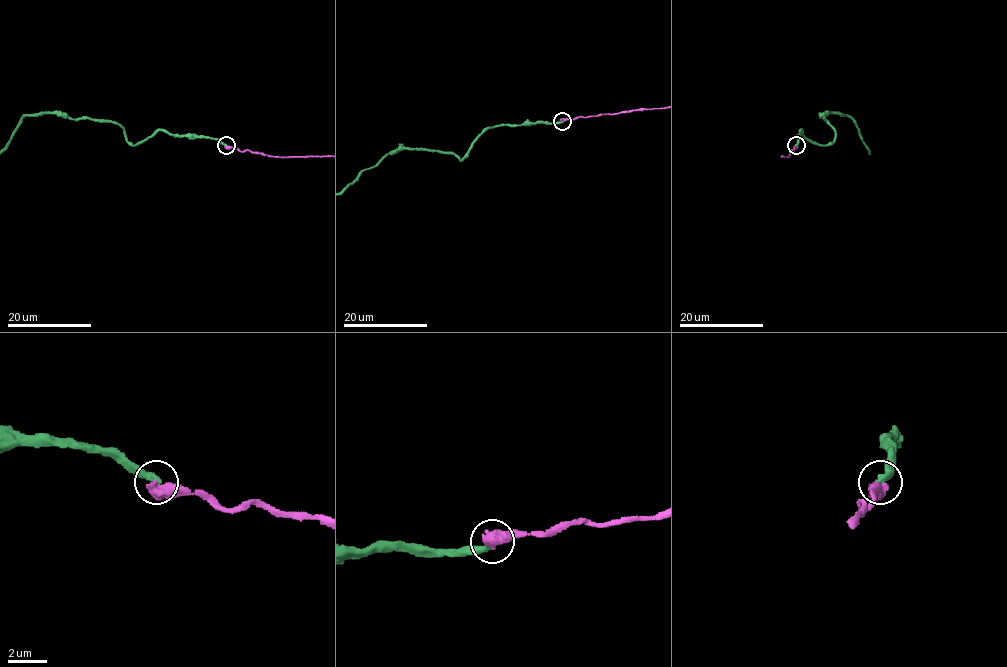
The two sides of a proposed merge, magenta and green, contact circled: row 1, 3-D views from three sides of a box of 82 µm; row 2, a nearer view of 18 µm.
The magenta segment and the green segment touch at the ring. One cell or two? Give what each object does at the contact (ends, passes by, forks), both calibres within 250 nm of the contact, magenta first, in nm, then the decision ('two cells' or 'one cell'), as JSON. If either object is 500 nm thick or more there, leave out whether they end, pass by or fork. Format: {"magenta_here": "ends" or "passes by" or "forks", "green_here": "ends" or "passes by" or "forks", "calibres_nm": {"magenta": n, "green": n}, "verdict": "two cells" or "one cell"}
{"calibres_nm": {"magenta": 700, "green": 360}, "verdict": "two cells"}

